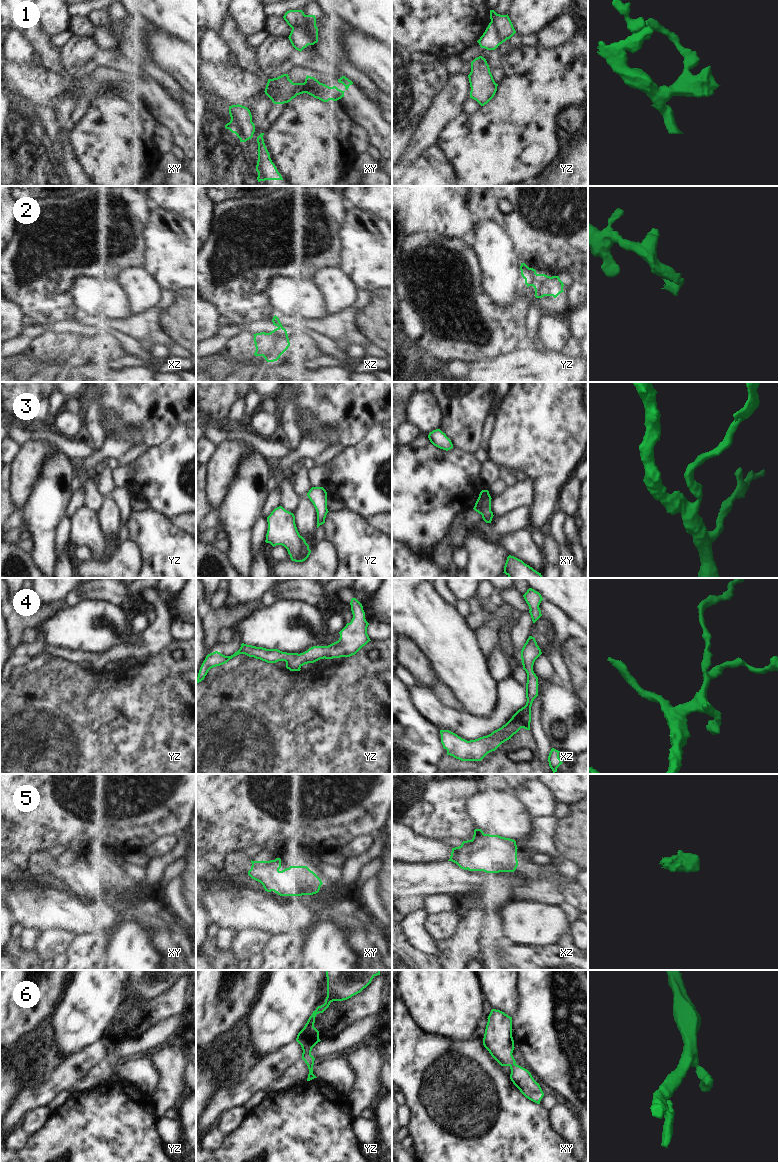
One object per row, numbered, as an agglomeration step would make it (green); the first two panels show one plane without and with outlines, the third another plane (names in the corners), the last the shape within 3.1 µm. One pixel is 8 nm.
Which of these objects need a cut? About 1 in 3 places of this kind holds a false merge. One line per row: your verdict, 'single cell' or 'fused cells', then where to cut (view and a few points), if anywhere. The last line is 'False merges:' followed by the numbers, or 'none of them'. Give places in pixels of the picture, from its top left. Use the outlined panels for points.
1: fused cells; cut xy (315, 23), (310, 26), (294, 26), (292, 28)
2: fused cells; cut yz (537, 274), (536, 280), (532, 285)
3: single cell; cut none
4: single cell; cut none
5: single cell; cut none
6: single cell; cut none
False merges: 1, 2

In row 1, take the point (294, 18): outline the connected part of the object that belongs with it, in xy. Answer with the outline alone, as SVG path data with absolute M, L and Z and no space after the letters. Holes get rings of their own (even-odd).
M289 10L283 18L291 28L296 26L311 27L316 24L315 15L305 15L302 10Z

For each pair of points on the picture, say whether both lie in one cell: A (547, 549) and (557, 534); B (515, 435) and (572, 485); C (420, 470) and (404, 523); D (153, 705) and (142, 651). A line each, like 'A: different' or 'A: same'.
A: different
B: different
C: same
D: different

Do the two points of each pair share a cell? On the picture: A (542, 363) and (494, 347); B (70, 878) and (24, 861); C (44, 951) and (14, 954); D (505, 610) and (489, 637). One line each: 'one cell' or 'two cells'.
A: two cells
B: one cell
C: two cells
D: one cell

